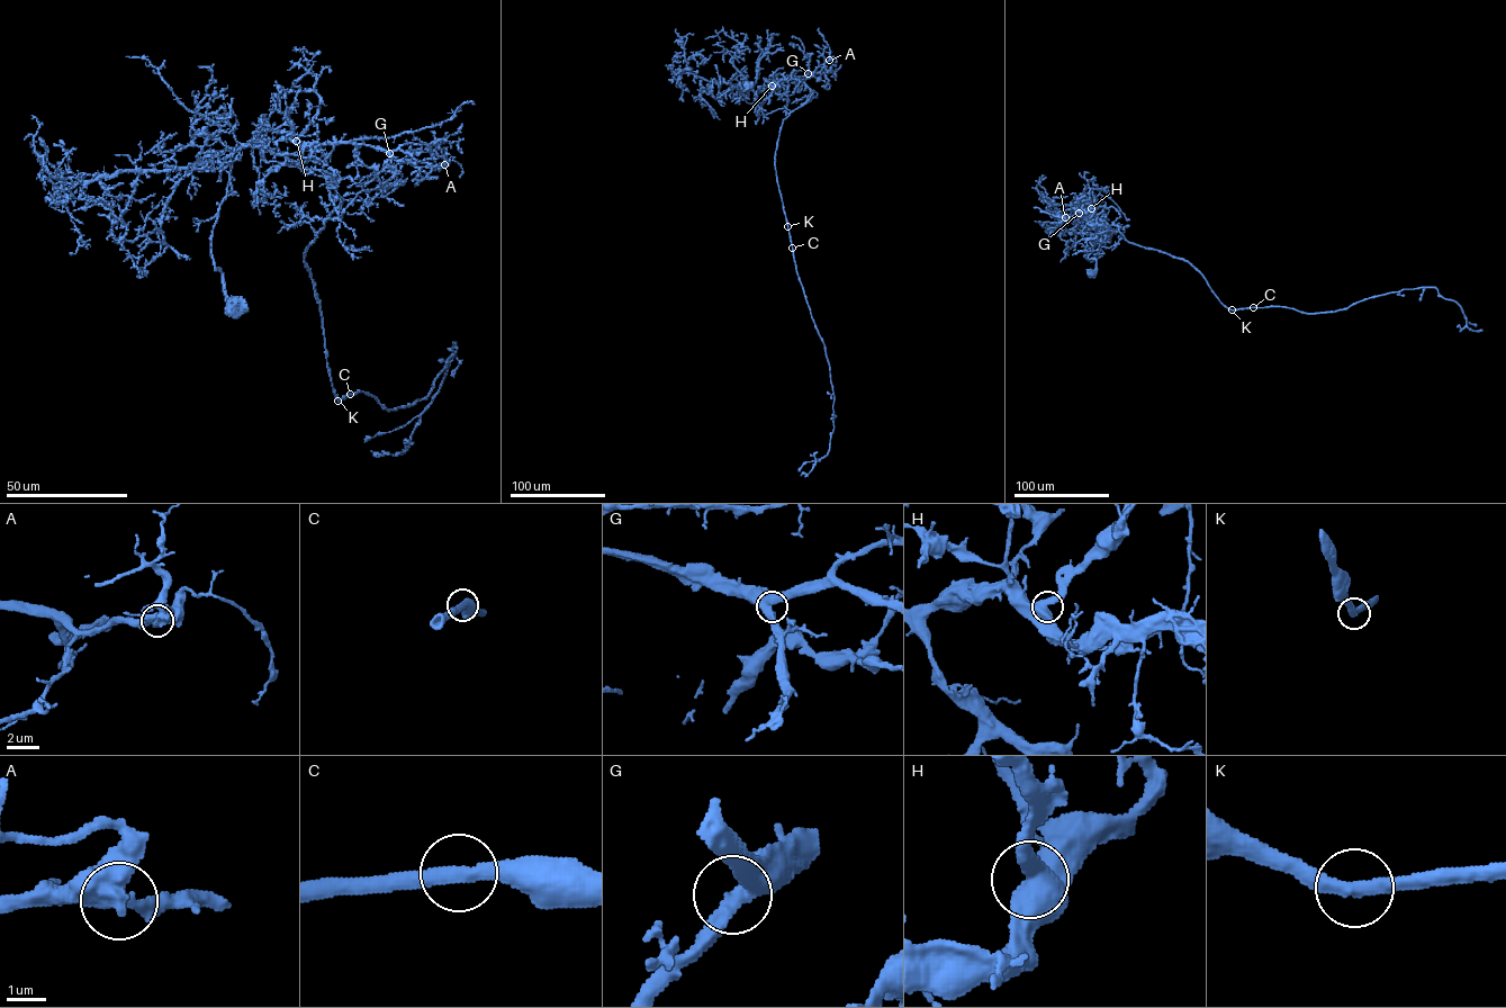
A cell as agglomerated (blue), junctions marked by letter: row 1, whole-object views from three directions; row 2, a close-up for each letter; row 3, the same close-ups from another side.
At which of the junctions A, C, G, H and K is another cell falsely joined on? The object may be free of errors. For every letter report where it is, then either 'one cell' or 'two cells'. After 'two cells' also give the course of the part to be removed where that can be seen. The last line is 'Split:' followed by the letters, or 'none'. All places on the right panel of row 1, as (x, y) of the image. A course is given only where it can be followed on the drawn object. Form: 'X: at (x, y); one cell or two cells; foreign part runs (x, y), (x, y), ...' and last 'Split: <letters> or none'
A: at (1065, 217); one cell
C: at (1253, 307); one cell
G: at (1079, 213); one cell
H: at (1091, 208); one cell
K: at (1232, 309); one cell
Split: none

